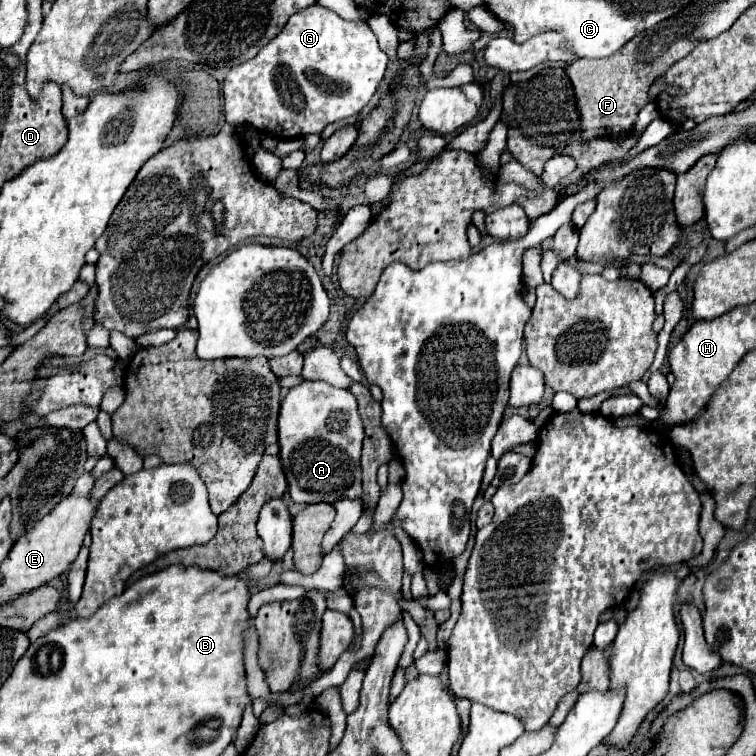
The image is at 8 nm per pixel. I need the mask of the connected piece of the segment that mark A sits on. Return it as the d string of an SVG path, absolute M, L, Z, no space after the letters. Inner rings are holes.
M302 380L290 388L278 418L280 460L294 502L328 502L362 496L360 444L364 428L360 424L358 404L350 390L326 382Z

